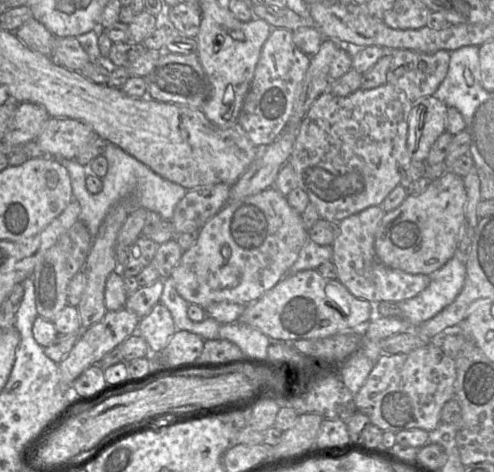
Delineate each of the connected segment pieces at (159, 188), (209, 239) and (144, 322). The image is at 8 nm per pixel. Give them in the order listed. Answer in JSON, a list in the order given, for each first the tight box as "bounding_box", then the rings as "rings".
[{"bounding_box":[62,142,188,238],"rings":[[[107,142],[103,155],[108,161],[108,169],[102,178],[102,190],[97,194],[90,193],[86,188],[88,167],[75,160],[62,161],[71,179],[73,198],[79,202],[81,207],[79,221],[86,226],[93,238],[96,237],[108,211],[125,199],[133,201],[134,210],[144,208],[147,211],[158,213],[162,220],[172,220],[176,205],[188,191],[185,187],[156,174],[145,164],[111,142]]]},{"bounding_box":[172,187,308,309],"rings":[[[275,187],[228,202],[199,230],[195,244],[184,251],[172,270],[178,294],[205,309],[213,303],[248,304],[288,275],[308,241],[302,217]]]},{"bounding_box":[137,303,176,354],"rings":[[[162,303],[140,319],[137,334],[147,342],[151,354],[161,352],[176,332],[176,326],[170,311]]]}]

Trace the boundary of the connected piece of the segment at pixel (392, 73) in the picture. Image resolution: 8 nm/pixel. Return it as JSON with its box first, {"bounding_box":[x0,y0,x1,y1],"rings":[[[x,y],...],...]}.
{"bounding_box":[387,49,451,103],"rings":[[[395,49],[387,51],[387,53],[392,55],[387,82],[401,89],[414,103],[421,98],[433,95],[438,89],[447,75],[451,52],[439,50],[435,53],[421,53],[408,49]]]}

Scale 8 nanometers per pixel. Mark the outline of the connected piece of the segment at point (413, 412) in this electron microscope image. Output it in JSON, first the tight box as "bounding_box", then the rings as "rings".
{"bounding_box":[354,341,456,433],"rings":[[[433,341],[409,353],[382,354],[360,390],[354,395],[354,402],[357,411],[367,415],[371,424],[382,431],[397,433],[418,428],[430,432],[441,423],[440,413],[444,404],[454,398],[456,377],[455,360],[443,352],[438,341]]]}

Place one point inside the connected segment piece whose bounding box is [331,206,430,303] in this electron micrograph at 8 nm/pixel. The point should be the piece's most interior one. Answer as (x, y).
(359, 269)

